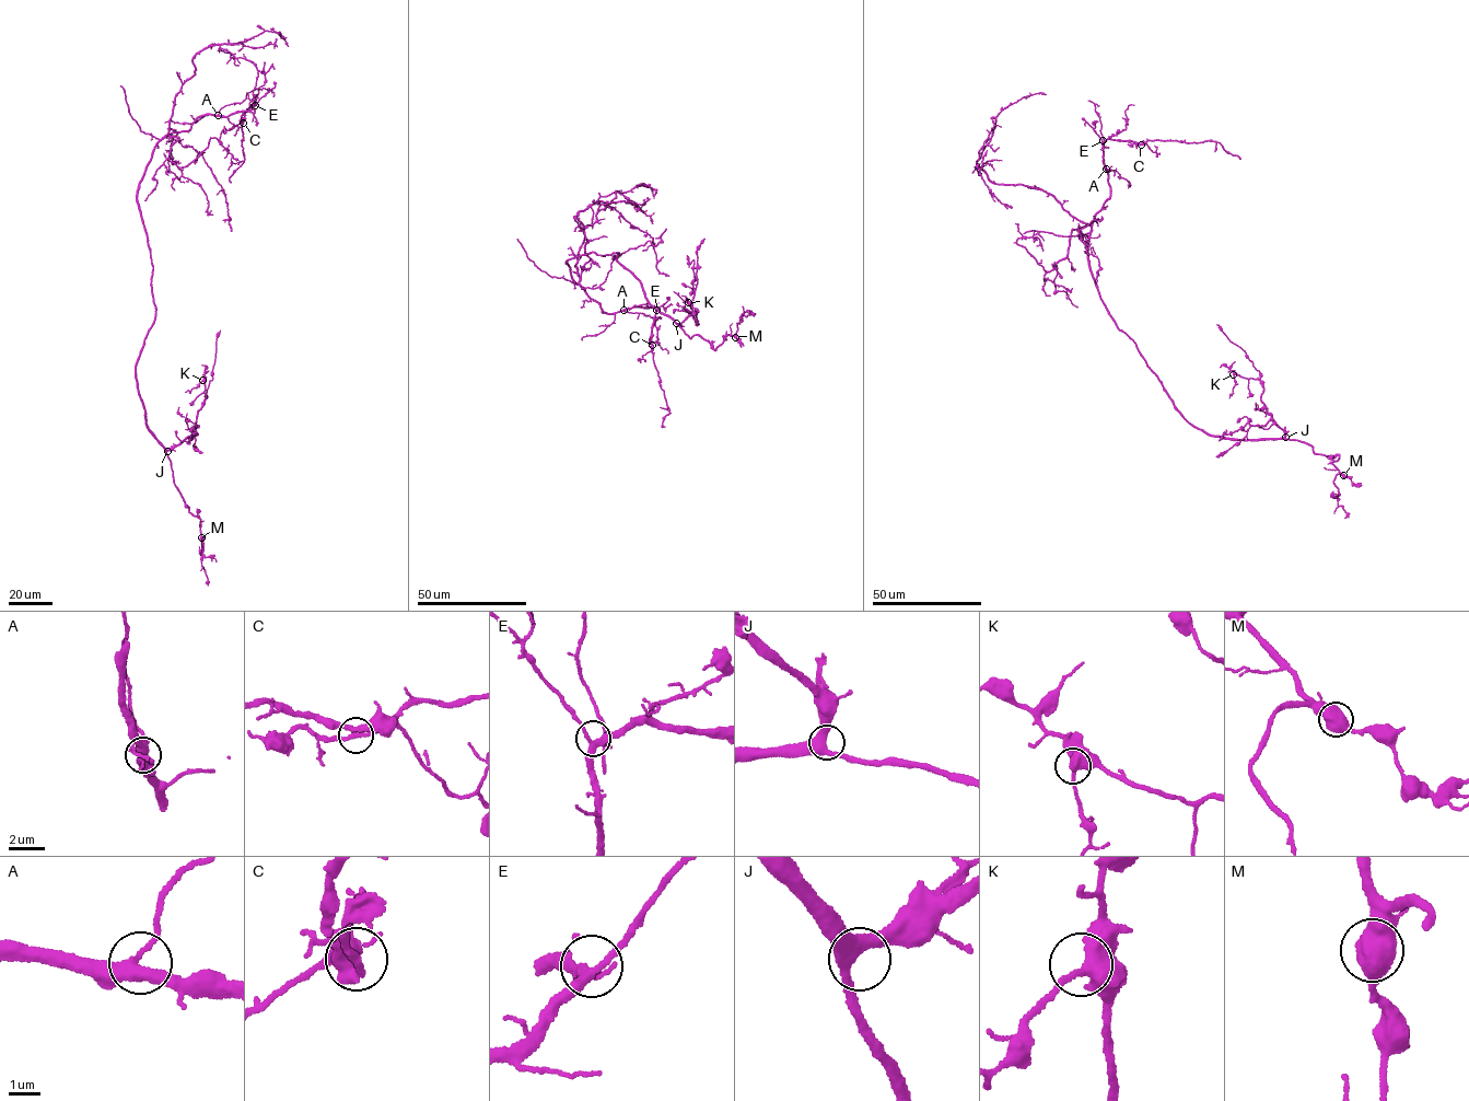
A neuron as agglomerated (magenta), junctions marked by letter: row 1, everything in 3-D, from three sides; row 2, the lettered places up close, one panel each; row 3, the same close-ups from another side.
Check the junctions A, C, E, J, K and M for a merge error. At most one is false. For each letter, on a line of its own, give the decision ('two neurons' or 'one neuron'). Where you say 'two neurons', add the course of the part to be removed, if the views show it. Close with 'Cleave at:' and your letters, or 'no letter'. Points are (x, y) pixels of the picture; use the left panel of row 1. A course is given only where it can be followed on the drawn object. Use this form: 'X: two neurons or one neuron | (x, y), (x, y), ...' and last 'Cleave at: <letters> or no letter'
A: one neuron
C: one neuron
E: one neuron
J: one neuron
K: one neuron
M: one neuron
Cleave at: no letter

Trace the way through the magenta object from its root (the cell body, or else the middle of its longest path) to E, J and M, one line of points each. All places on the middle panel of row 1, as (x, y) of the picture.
E: (597, 254), (581, 255), (566, 264), (571, 277), (597, 302), (602, 312), (614, 313), (637, 306), (656, 310)
J: (597, 254), (620, 253), (617, 261), (640, 281), (648, 301), (676, 323)
M: (597, 254), (620, 253), (617, 261), (640, 281), (648, 301), (689, 337), (714, 349), (735, 337)

